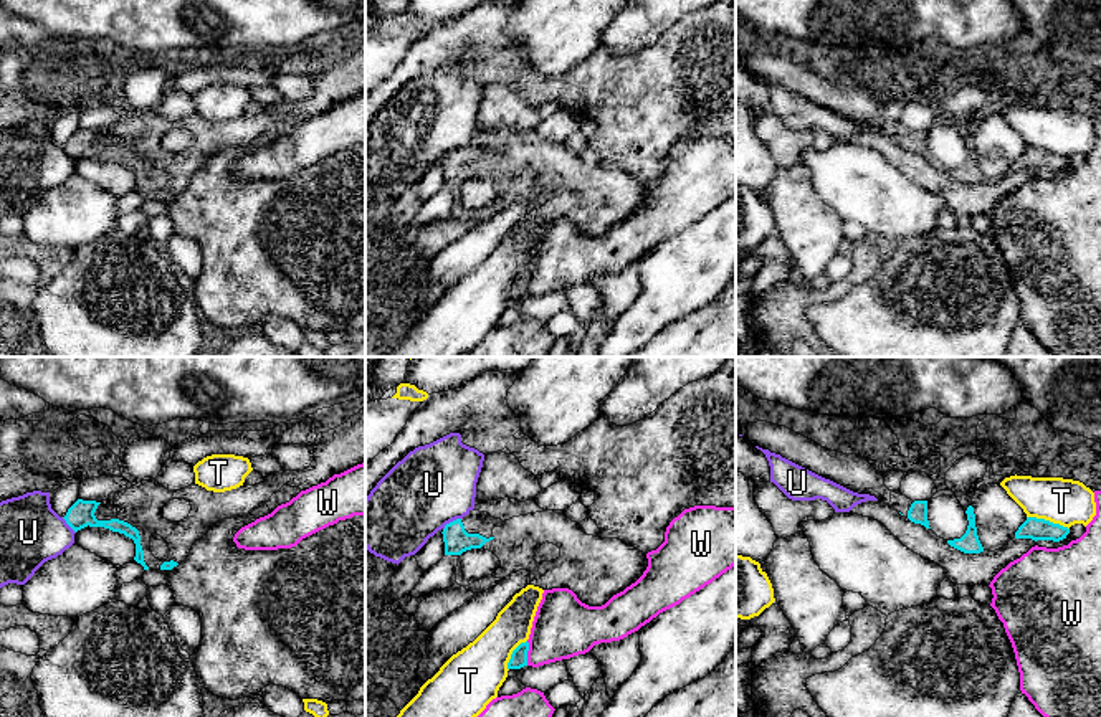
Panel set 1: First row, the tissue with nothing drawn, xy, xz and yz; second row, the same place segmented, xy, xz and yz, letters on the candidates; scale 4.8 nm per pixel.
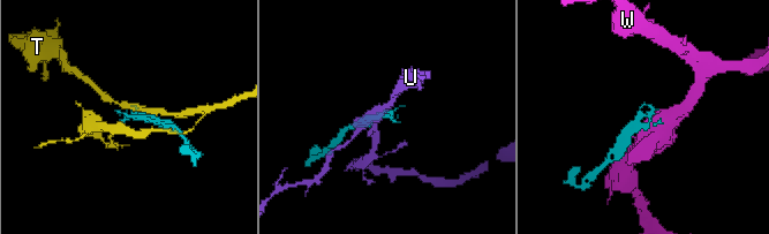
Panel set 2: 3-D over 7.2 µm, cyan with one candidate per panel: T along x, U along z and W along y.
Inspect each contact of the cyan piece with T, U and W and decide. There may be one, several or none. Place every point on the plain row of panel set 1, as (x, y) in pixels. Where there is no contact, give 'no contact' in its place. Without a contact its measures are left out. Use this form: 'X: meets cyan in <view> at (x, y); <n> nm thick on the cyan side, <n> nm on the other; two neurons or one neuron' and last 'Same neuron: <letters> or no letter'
T: meets cyan in yz at (1048, 151); 110 nm thick on the cyan side, 220 nm on the other; two neurons
U: meets cyan in xz at (450, 152); 130 nm thick on the cyan side, 400 nm on the other; two neurons
W: meets cyan in xz at (526, 283); 80 nm thick on the cyan side, 300 nm on the other; two neurons
Same neuron: no letter

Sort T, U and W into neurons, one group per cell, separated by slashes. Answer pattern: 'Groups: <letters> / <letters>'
Groups: T / U / W

